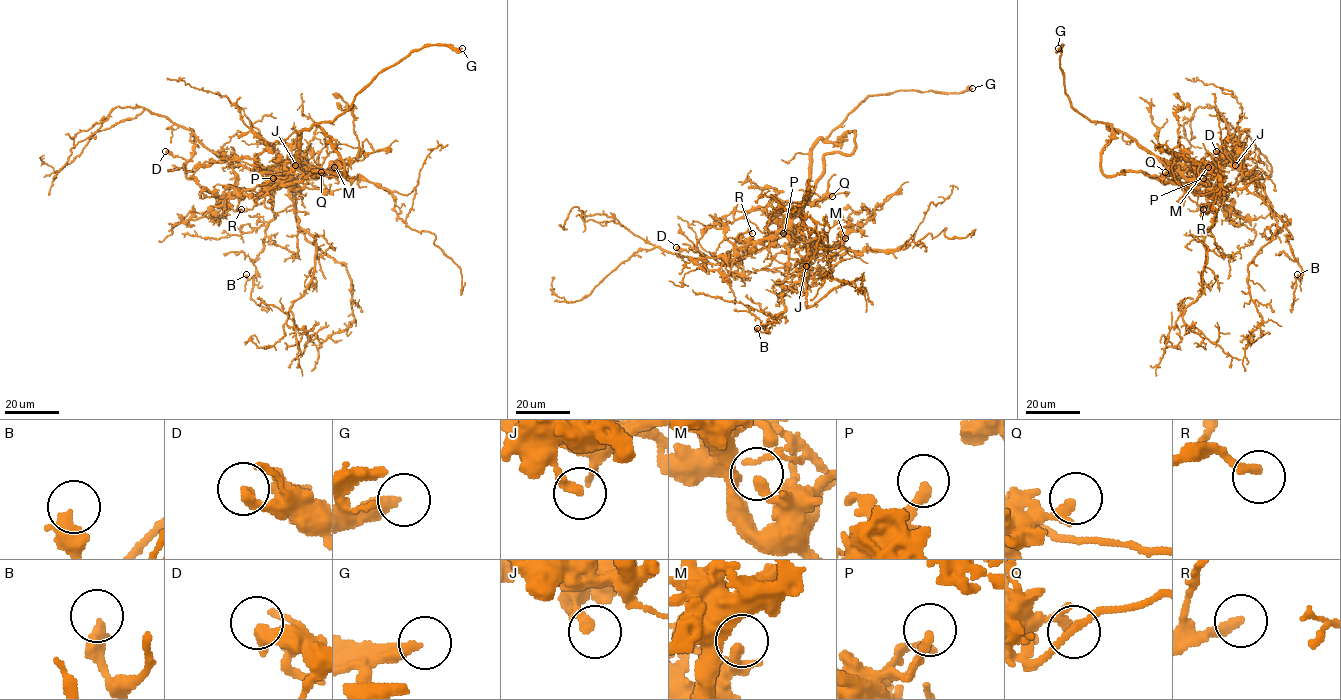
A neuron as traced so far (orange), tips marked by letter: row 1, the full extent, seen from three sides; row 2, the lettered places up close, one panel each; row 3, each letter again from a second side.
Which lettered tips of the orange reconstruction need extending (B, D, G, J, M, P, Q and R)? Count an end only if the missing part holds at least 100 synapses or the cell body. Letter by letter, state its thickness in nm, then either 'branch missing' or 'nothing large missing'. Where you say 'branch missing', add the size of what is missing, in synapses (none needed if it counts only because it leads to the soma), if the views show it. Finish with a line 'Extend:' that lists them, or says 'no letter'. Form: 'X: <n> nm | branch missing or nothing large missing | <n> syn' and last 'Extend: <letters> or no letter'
B: 440 nm | nothing large missing
D: 360 nm | nothing large missing
G: 360 nm | branch missing
J: 320 nm | nothing large missing
M: 280 nm | nothing large missing
P: 260 nm | nothing large missing
Q: 320 nm | nothing large missing
R: 240 nm | nothing large missing
Extend: G

